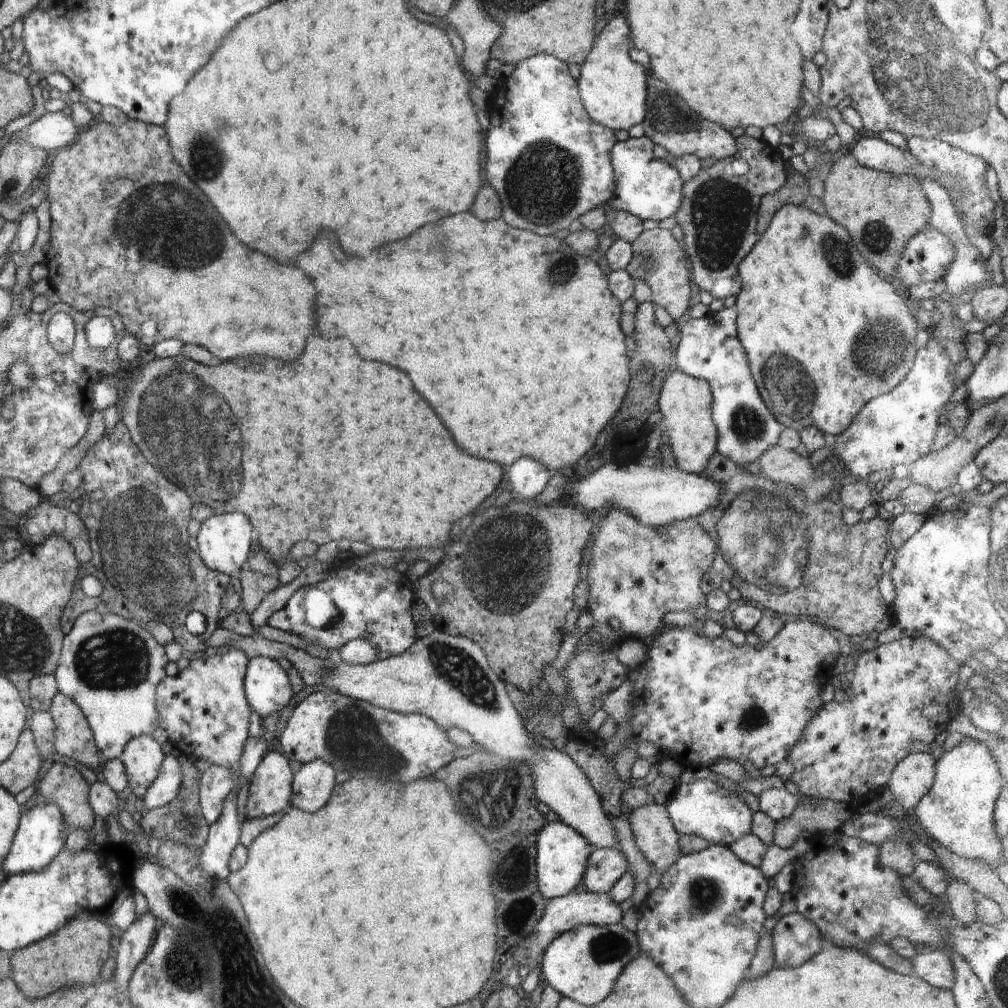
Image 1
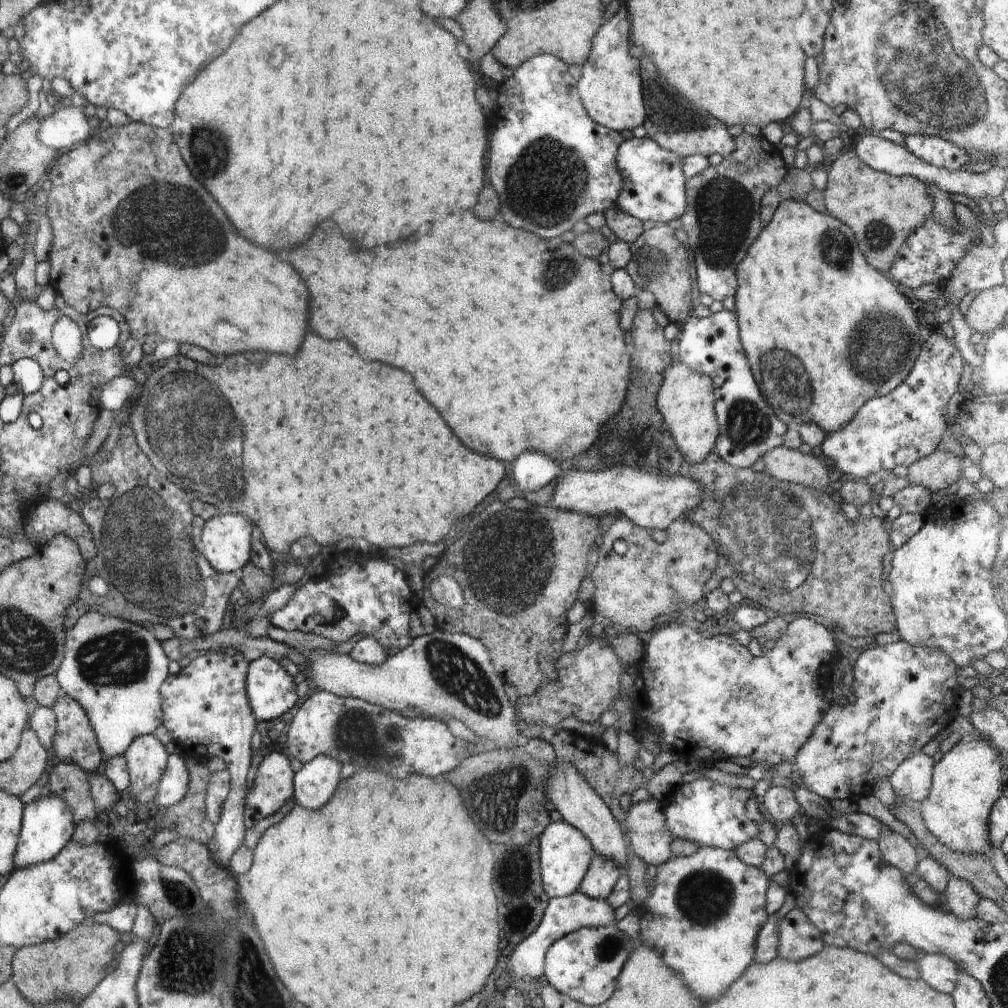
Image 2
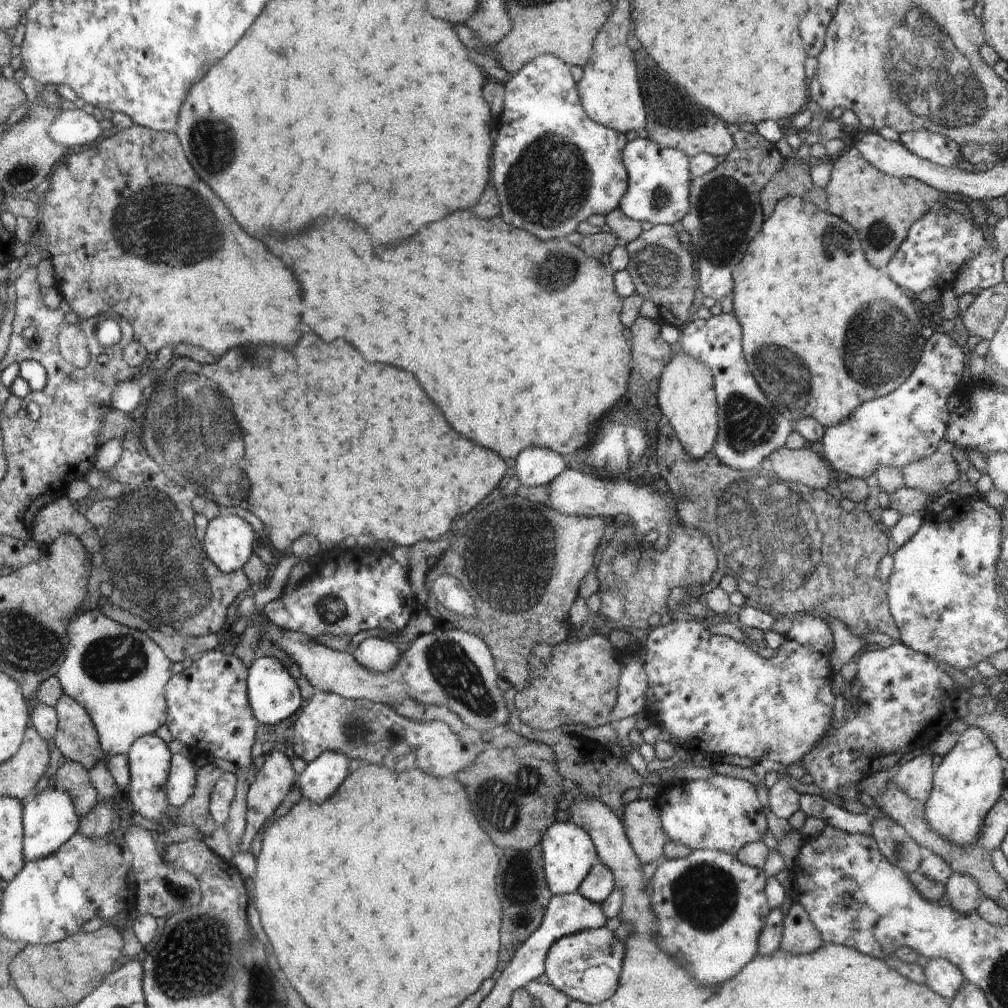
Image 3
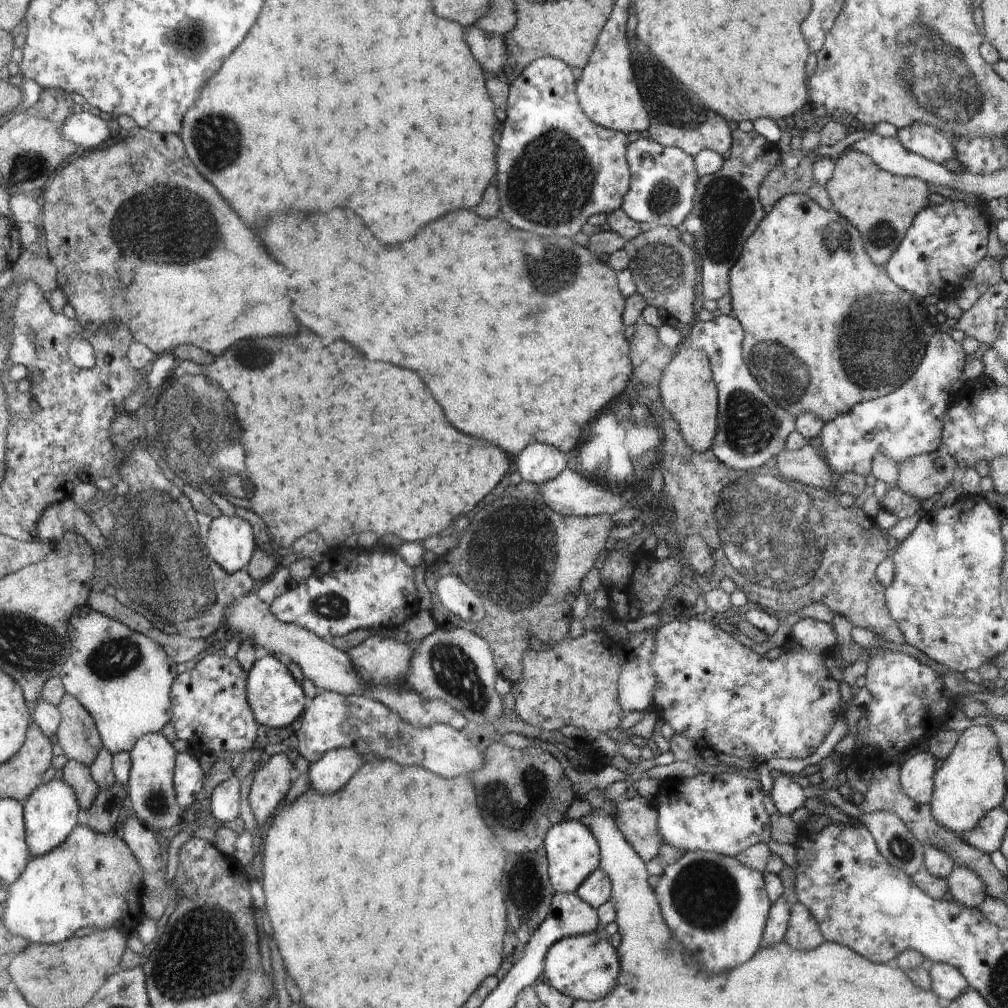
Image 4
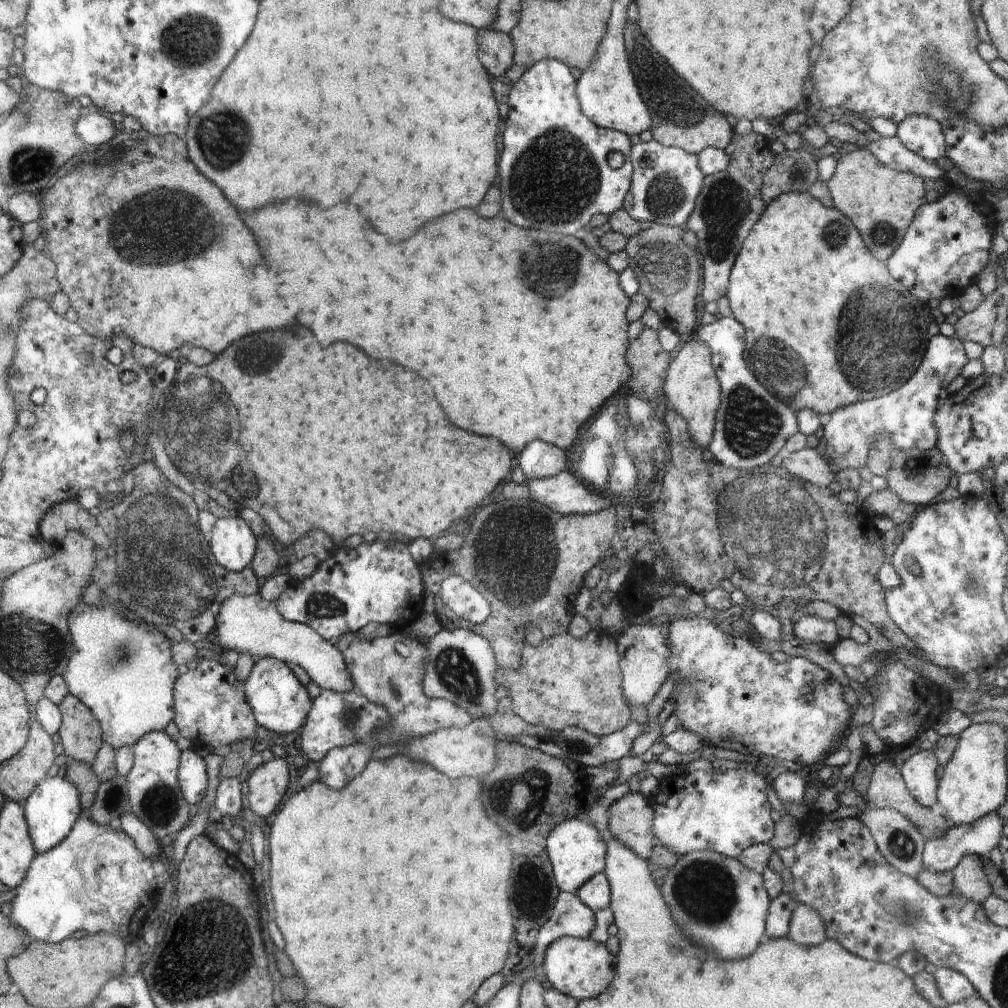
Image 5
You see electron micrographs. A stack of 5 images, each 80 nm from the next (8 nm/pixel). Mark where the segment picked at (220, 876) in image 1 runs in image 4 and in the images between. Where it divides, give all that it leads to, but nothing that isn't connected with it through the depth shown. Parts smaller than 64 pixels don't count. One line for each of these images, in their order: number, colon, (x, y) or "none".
2: (206, 703)
3: (208, 704)
4: (212, 709)

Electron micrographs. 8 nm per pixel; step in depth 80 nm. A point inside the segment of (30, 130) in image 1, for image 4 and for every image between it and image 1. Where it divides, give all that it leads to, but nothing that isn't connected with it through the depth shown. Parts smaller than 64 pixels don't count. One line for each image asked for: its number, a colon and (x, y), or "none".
2: (67, 128)
3: (75, 128)
4: (82, 128)

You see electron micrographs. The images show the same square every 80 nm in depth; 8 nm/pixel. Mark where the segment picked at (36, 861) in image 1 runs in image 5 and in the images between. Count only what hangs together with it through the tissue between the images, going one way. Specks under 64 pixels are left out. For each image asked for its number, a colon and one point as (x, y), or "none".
2: (47, 827)
3: (50, 821)
4: (51, 813)
5: (52, 809)

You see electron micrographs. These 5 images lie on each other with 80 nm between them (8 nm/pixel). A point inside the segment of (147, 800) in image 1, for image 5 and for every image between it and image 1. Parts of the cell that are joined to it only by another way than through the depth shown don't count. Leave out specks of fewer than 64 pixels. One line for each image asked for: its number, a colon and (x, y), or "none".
2: (172, 788)
3: (180, 786)
4: (189, 778)
5: (192, 778)

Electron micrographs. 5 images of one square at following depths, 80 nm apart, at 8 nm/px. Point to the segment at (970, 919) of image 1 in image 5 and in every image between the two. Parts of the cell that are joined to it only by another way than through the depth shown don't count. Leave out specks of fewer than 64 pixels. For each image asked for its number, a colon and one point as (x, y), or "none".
2: (962, 900)
3: (965, 897)
4: (966, 888)
5: (968, 877)

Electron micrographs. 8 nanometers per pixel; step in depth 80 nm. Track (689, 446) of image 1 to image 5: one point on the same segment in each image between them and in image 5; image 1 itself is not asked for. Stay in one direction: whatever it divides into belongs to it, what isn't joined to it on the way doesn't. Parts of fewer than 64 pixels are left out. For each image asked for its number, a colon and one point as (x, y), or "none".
2: (687, 400)
3: (687, 397)
4: (689, 392)
5: (692, 386)

